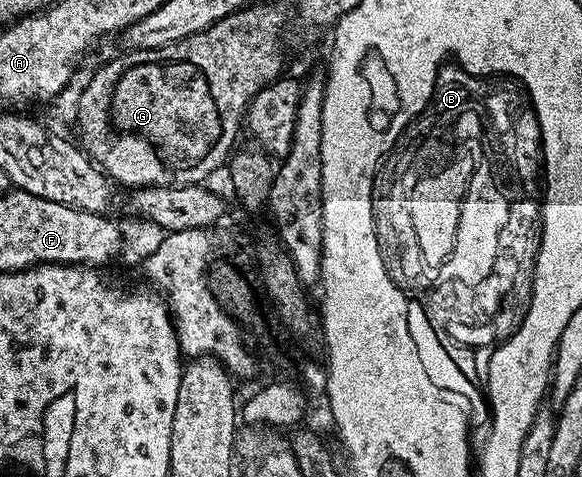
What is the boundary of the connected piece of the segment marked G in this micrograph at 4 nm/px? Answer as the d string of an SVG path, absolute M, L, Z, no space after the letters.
M169 57L131 63L117 73L111 87L105 121L107 133L113 137L135 137L135 141L143 141L155 153L157 167L168 168L161 169L163 177L157 179L157 185L189 185L189 179L177 179L179 173L197 167L225 137L223 133L227 133L223 123L217 125L208 87L209 75L189 63L189 59Z

